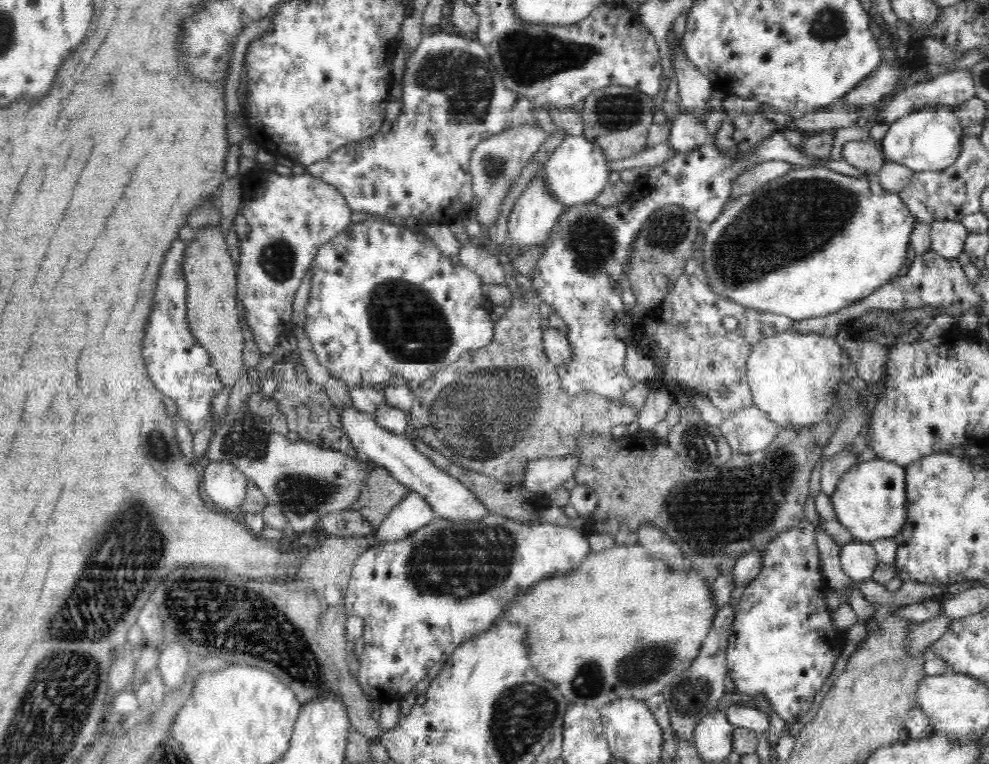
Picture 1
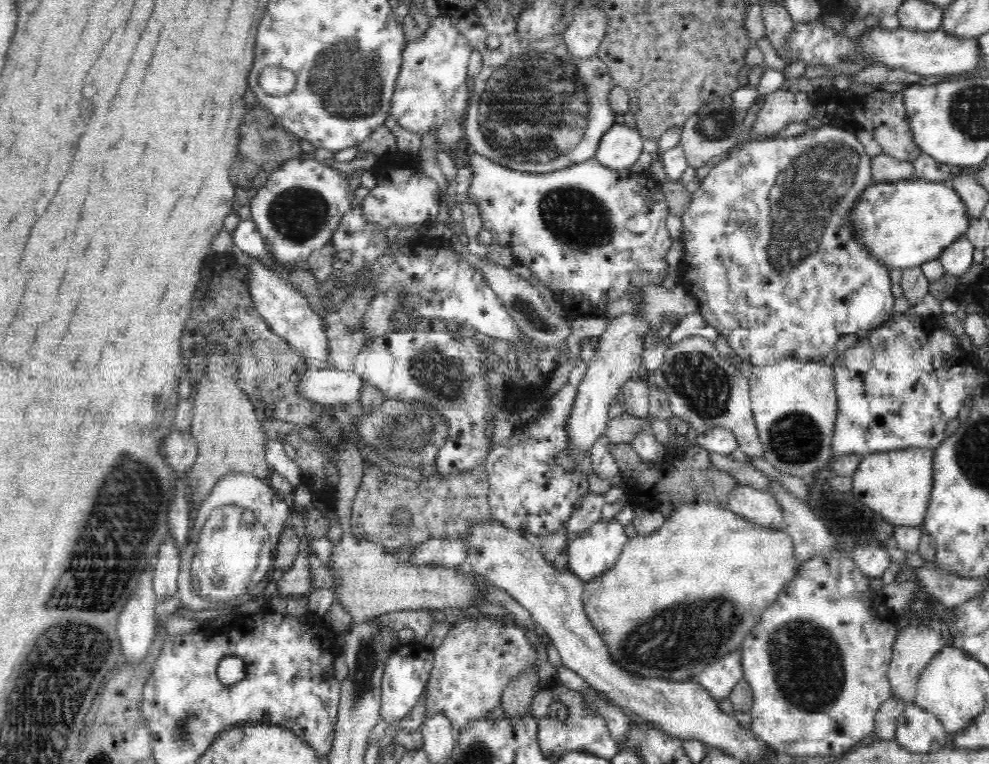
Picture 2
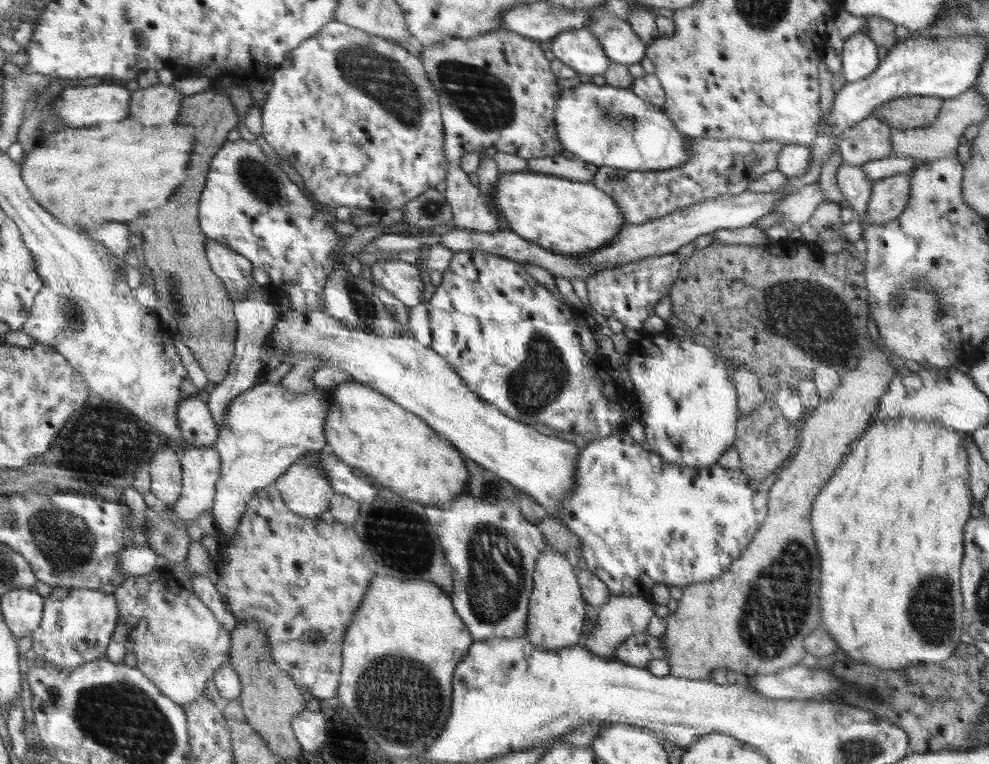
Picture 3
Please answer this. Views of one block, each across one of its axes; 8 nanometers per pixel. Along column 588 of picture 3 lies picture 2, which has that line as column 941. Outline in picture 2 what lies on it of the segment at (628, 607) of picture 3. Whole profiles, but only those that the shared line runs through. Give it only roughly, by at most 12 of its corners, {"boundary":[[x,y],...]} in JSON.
{"boundary":[[934,627],[899,630],[887,672],[912,704],[918,678],[946,640]]}

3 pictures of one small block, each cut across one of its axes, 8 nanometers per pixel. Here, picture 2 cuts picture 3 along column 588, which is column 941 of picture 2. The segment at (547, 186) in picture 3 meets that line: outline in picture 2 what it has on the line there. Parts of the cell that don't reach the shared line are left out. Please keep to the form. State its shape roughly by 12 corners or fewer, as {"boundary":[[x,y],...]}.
{"boundary":[[944,181],[872,183],[853,234],[891,268],[938,259],[971,224]]}

